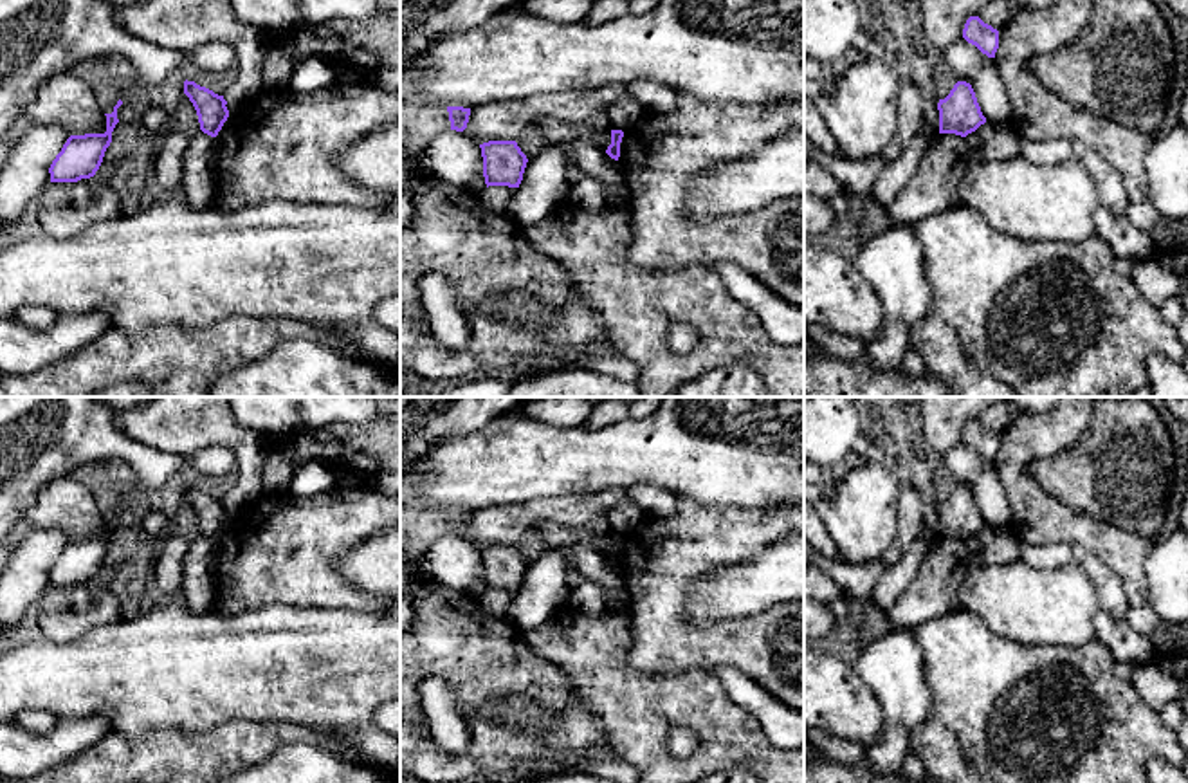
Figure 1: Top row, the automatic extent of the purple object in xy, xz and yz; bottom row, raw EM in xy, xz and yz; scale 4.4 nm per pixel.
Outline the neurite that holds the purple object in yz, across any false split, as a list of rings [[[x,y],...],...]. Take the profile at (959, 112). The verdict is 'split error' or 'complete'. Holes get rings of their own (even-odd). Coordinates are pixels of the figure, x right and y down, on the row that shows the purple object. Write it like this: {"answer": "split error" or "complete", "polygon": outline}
{"answer": "complete", "polygon": [[[957,81],[950,94],[937,103],[939,134],[966,137],[986,123],[970,83]]]}

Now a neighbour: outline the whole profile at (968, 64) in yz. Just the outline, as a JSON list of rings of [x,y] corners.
[[[964,38],[943,49],[945,60],[959,81],[972,85],[988,123],[1008,124],[1011,103],[995,58],[988,58]]]

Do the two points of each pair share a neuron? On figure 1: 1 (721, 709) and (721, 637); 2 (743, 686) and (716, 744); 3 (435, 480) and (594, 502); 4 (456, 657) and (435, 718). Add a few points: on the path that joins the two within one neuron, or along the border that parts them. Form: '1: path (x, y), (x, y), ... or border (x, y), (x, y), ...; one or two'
1: border (711, 672), (687, 670), (667, 673); two
2: border (711, 673), (734, 700), (758, 718), (763, 733); two
3: border (590, 491), (507, 504); two
4: border (419, 682), (444, 679), (466, 720); two

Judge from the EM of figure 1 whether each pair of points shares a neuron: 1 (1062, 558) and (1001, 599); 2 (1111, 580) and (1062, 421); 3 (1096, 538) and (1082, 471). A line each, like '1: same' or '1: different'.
1: different
2: different
3: different

